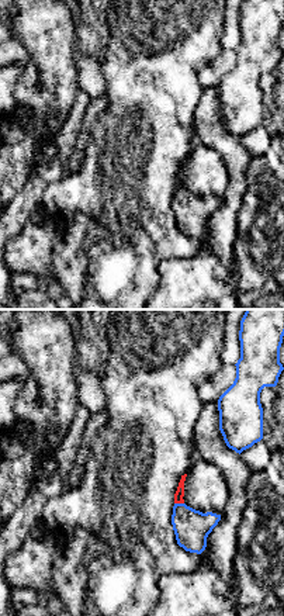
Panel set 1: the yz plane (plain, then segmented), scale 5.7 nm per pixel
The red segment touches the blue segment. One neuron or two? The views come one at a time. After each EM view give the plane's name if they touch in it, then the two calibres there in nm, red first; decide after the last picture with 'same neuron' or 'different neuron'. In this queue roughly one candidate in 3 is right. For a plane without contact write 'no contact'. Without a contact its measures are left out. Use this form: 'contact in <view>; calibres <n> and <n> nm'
contact in yz; calibres 50 and 200 nm

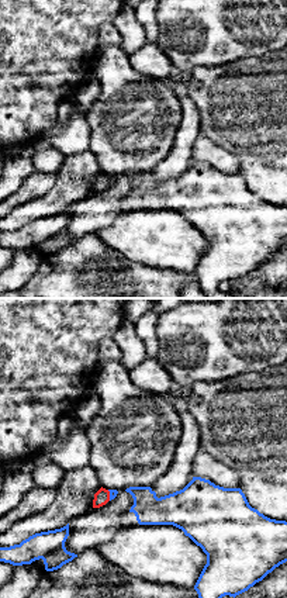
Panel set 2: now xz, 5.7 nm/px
contact in xz; calibres 90 and 50 nm

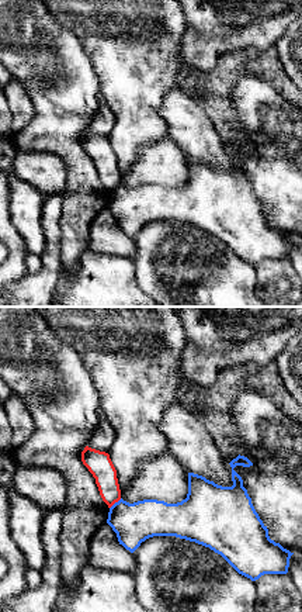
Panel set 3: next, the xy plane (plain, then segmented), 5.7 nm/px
contact in xy; calibres 140 and 220 nm

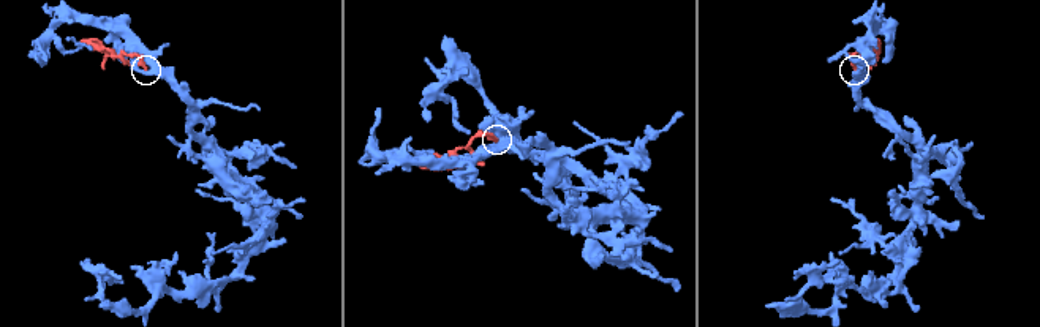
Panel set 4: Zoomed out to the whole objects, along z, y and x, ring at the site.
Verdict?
different neuron

